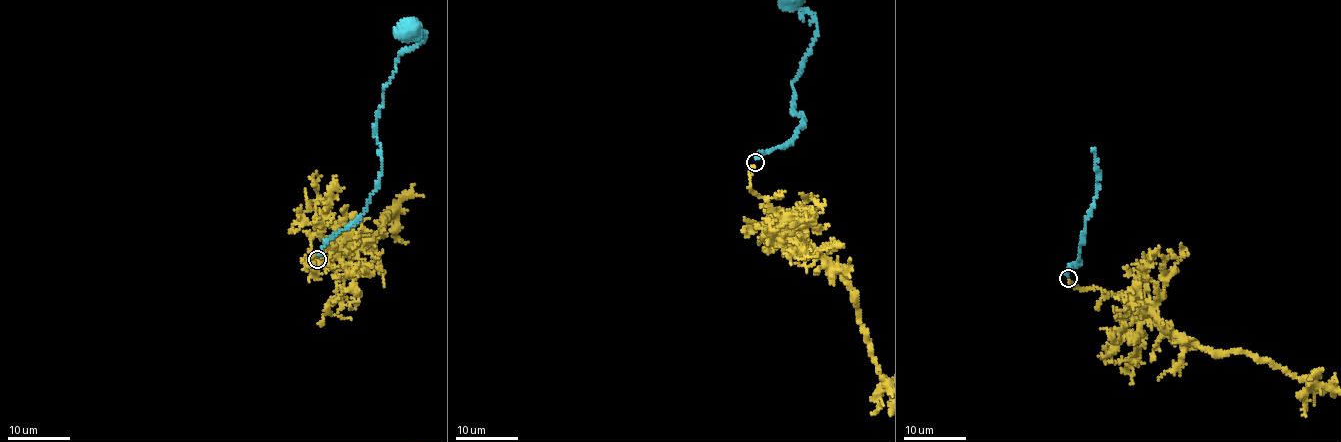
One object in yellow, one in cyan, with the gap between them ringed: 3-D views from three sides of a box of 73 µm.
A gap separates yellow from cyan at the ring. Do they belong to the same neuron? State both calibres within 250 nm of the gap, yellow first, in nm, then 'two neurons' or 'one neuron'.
190 nm thick on the yellow side, 240 nm on the other; one neuron

